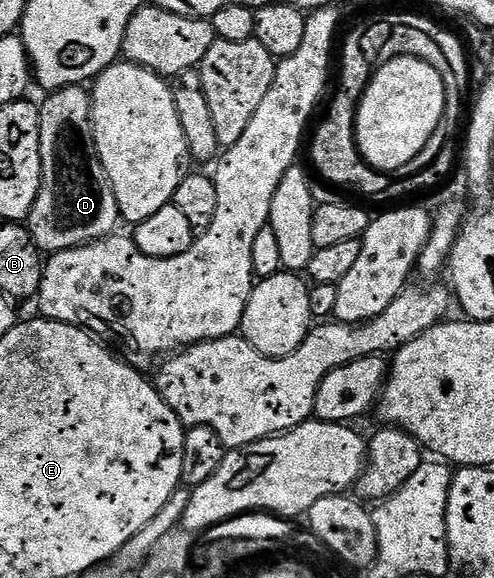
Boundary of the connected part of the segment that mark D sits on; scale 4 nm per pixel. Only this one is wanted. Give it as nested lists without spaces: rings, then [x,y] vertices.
[[[85,85],[81,86],[63,86],[55,89],[53,92],[47,93],[43,102],[40,102],[38,111],[38,119],[40,120],[40,156],[42,157],[42,183],[40,184],[40,192],[34,201],[34,207],[30,210],[28,225],[30,227],[30,235],[34,238],[39,250],[49,252],[50,254],[58,254],[62,250],[71,250],[77,246],[84,246],[87,242],[96,242],[99,238],[108,238],[115,233],[114,230],[120,226],[120,215],[118,205],[116,204],[116,192],[112,192],[112,184],[108,180],[108,172],[104,172],[104,164],[98,155],[98,149],[94,143],[94,126],[90,122],[90,95],[91,91]]]

